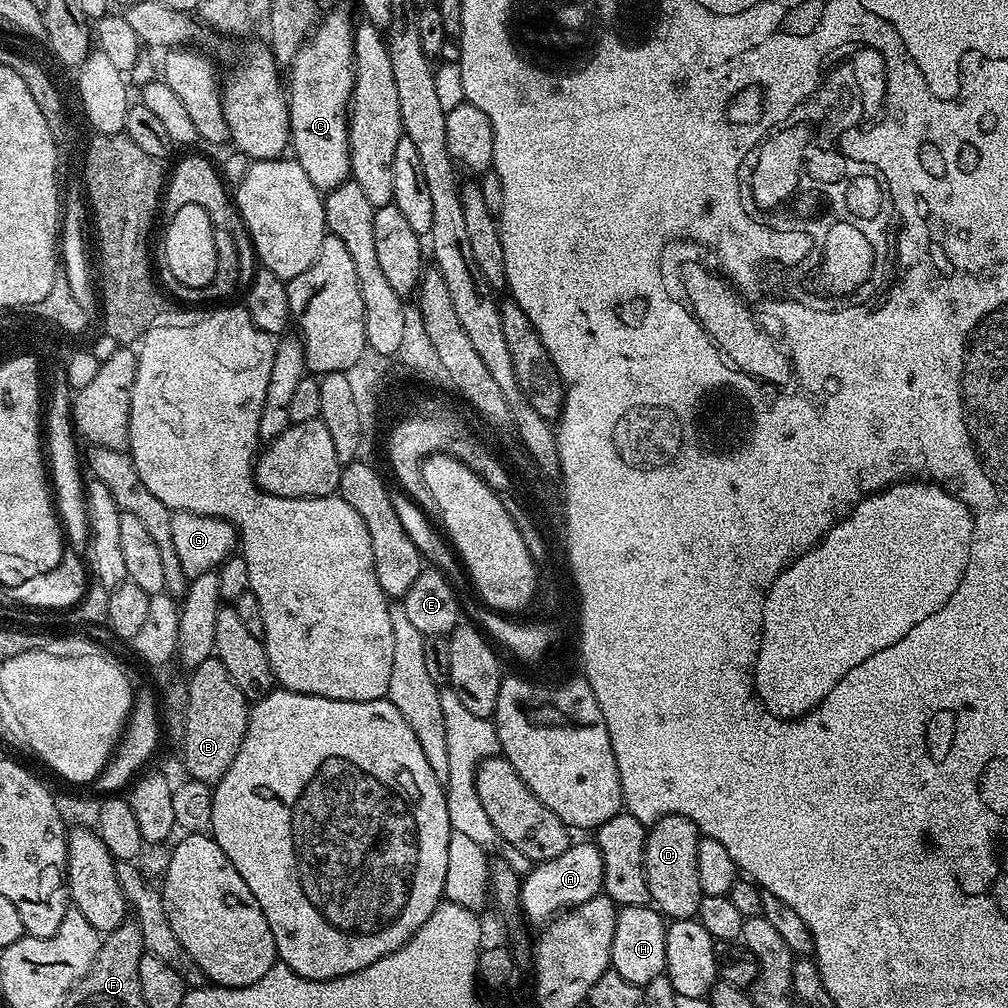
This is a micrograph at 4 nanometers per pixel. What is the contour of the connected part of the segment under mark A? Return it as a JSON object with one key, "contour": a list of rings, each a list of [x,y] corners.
{"contour":[[[573,842],[558,858],[539,861],[520,882],[520,912],[530,923],[543,926],[557,912],[578,906],[592,896],[601,895],[604,887],[602,854],[595,843]]]}

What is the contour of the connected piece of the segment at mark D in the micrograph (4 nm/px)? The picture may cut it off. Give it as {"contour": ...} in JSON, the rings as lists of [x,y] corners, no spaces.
{"contour":[[[667,816],[648,828],[648,837],[644,843],[646,886],[656,911],[669,921],[693,919],[699,910],[700,900],[705,896],[702,886],[698,886],[698,842],[701,835],[696,824],[685,816]]]}

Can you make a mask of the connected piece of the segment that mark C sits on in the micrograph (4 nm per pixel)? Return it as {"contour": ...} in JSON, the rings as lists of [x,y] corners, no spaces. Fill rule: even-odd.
{"contour":[[[333,7],[324,13],[310,38],[292,59],[292,85],[286,88],[290,148],[294,159],[306,170],[314,186],[321,190],[336,188],[350,176],[348,153],[348,110],[354,86],[354,19],[344,8]]]}

